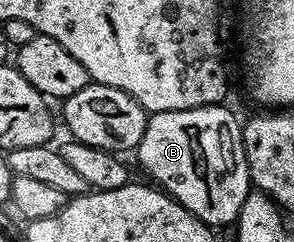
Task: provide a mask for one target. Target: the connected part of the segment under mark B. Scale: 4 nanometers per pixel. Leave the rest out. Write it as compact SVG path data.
M219 103L211 106L195 106L195 110L152 113L145 121L143 138L135 149L142 170L150 176L148 179L162 192L169 193L174 200L181 203L196 220L210 226L232 225L251 191L249 167L241 137L243 124L240 119L237 121L237 116L231 109L225 107L224 103Z

